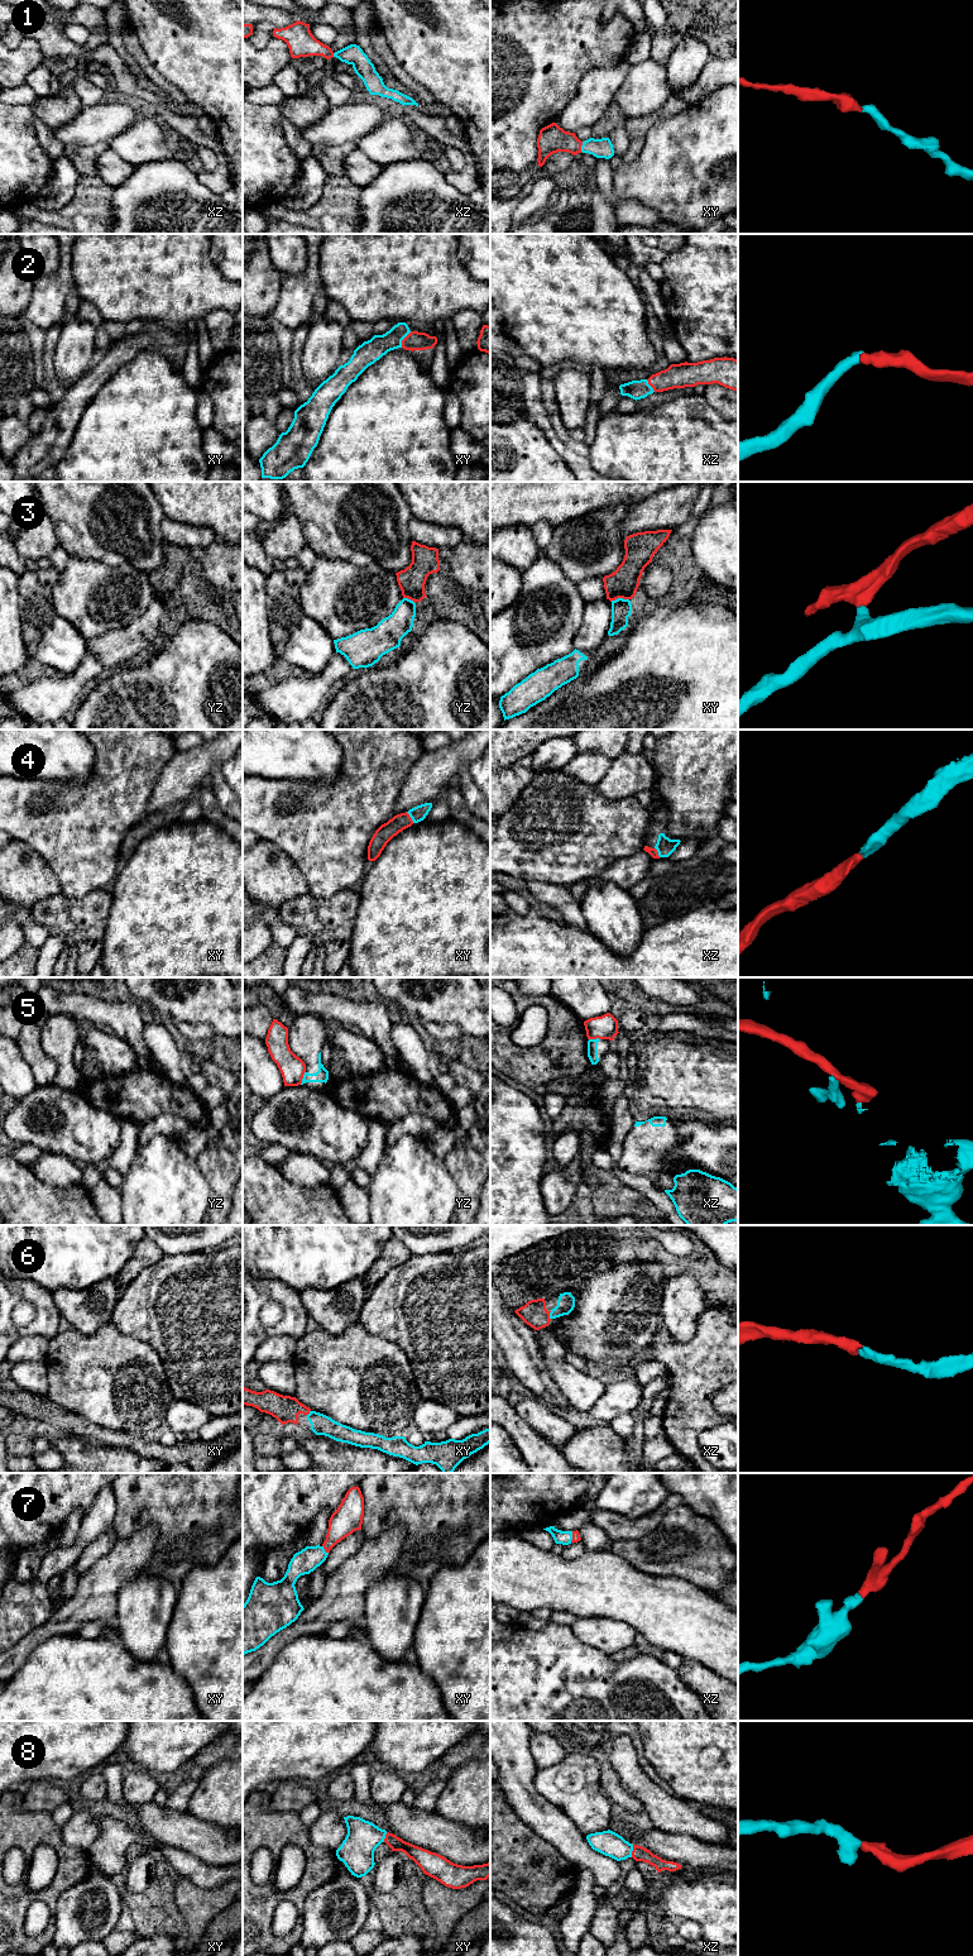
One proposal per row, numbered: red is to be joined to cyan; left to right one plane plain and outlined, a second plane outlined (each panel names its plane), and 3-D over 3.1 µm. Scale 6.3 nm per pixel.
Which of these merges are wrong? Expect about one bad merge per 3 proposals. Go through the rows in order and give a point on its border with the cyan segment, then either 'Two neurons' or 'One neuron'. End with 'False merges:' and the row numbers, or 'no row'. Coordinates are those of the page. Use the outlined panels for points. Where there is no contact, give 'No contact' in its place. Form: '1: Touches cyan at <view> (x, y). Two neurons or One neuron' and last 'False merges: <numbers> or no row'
1: Touches cyan at xy (581, 147). One neuron
2: Touches cyan at xy (403, 338). One neuron
3: Touches cyan at xy (619, 598). Two neurons
4: Touches cyan at xy (410, 816). One neuron
5: Touches cyan at yz (303, 1077). Two neurons
6: Touches cyan at xz (550, 1315). One neuron
7: Touches cyan at xy (324, 1549). One neuron
8: Touches cyan at xz (632, 1850). One neuron
False merges: 3, 5

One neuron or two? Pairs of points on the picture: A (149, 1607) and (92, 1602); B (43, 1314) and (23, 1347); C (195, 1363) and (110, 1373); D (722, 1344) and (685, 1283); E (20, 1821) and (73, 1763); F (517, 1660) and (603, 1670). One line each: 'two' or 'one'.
A: two
B: two
C: two
D: two
E: two
F: one

